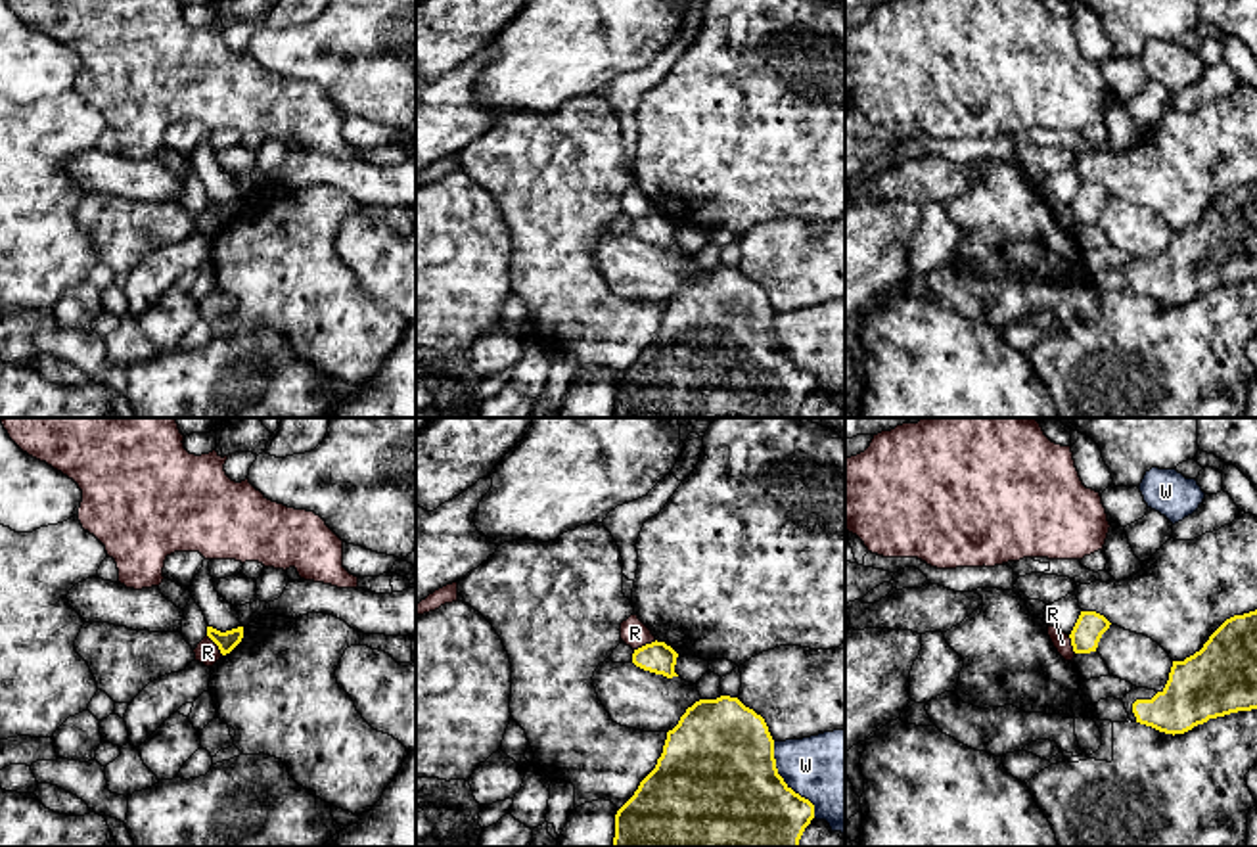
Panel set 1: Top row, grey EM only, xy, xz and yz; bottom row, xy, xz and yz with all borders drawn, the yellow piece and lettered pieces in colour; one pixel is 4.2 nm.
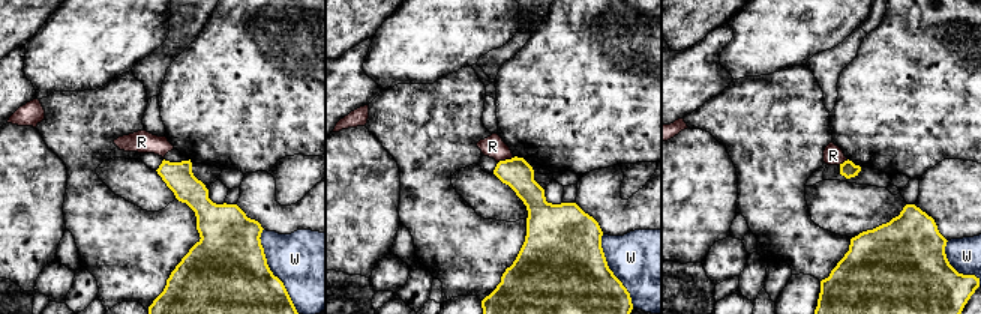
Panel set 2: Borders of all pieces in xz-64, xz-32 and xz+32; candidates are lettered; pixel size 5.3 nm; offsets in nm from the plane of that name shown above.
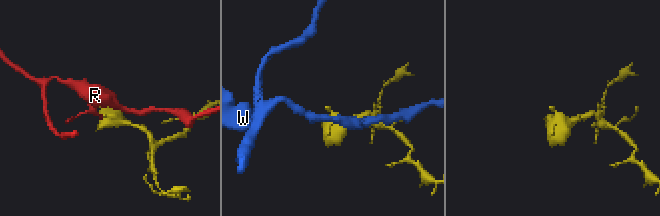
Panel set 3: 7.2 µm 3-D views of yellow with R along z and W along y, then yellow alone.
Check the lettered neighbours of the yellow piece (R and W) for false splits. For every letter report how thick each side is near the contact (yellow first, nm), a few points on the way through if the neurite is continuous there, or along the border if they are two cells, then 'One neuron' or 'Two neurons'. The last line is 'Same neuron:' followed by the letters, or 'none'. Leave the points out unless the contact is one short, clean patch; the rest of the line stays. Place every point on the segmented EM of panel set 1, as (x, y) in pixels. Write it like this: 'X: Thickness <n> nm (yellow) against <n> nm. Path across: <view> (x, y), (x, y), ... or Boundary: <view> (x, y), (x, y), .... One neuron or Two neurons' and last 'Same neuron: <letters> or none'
R: Thickness 130 nm (yellow) against 110 nm. Boundary: xz (656, 640), (635, 650). Two neurons
W: Thickness 500 nm (yellow) against 360 nm. Two neurons
Same neuron: none

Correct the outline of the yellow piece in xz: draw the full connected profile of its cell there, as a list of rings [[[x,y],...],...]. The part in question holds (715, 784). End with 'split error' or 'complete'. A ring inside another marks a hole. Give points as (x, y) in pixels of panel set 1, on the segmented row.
[[[738,698],[699,699],[667,732],[655,768],[615,814],[613,847],[799,847],[814,805],[778,774],[774,740]]] | complete

